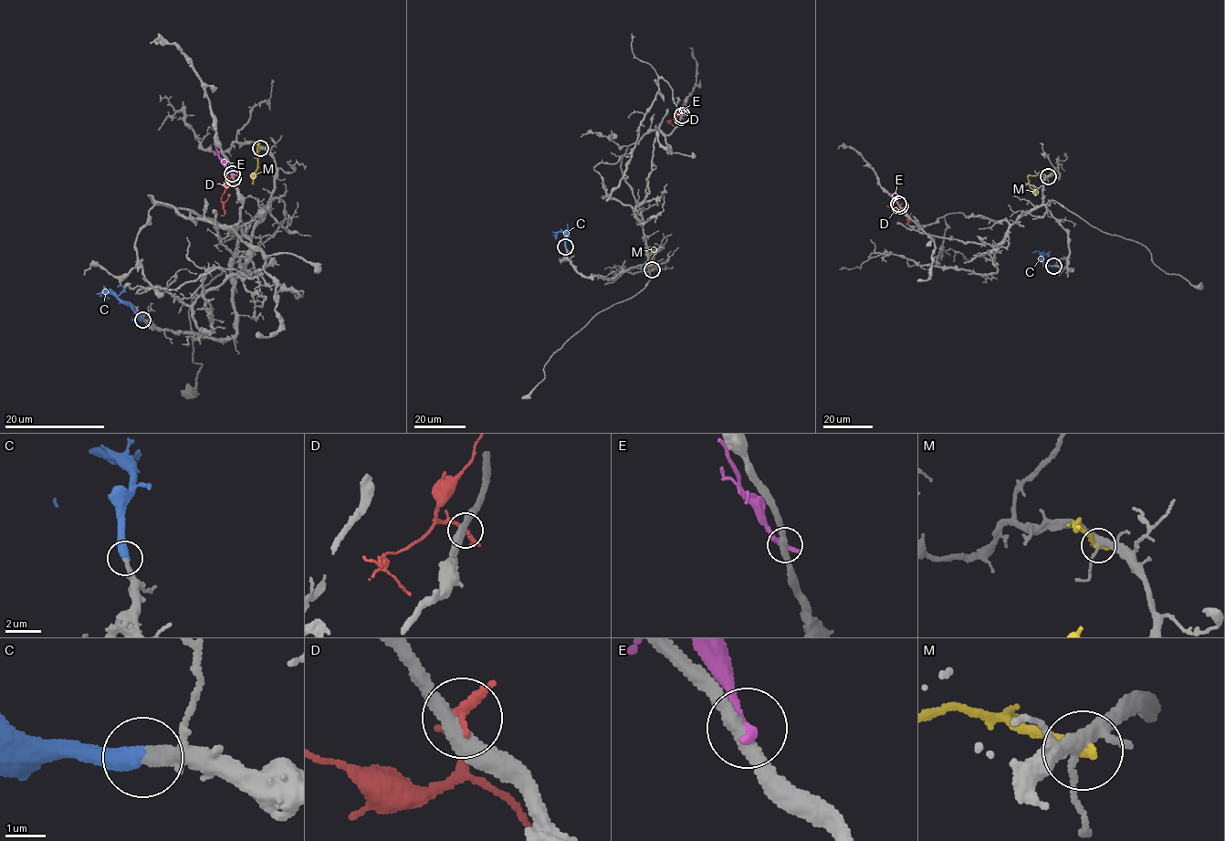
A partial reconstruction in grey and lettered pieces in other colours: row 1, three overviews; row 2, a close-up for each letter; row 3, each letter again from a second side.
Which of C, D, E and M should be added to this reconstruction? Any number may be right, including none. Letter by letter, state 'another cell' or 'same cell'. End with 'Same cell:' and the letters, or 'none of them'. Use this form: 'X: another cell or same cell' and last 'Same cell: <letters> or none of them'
C: same cell
D: another cell
E: another cell
M: another cell
Same cell: C

